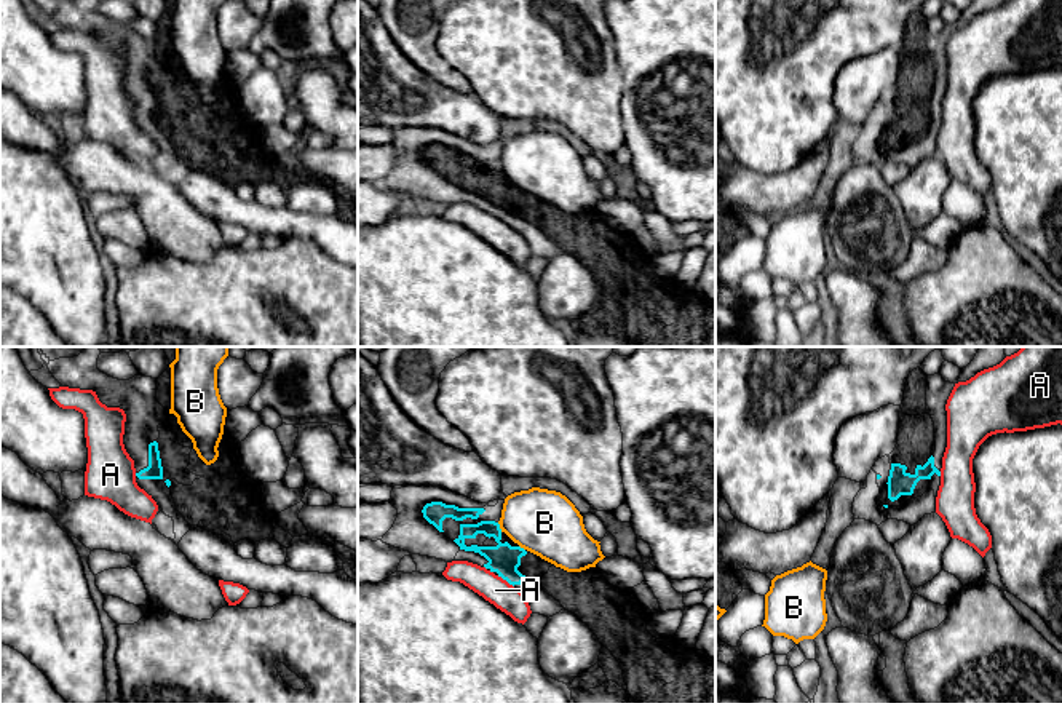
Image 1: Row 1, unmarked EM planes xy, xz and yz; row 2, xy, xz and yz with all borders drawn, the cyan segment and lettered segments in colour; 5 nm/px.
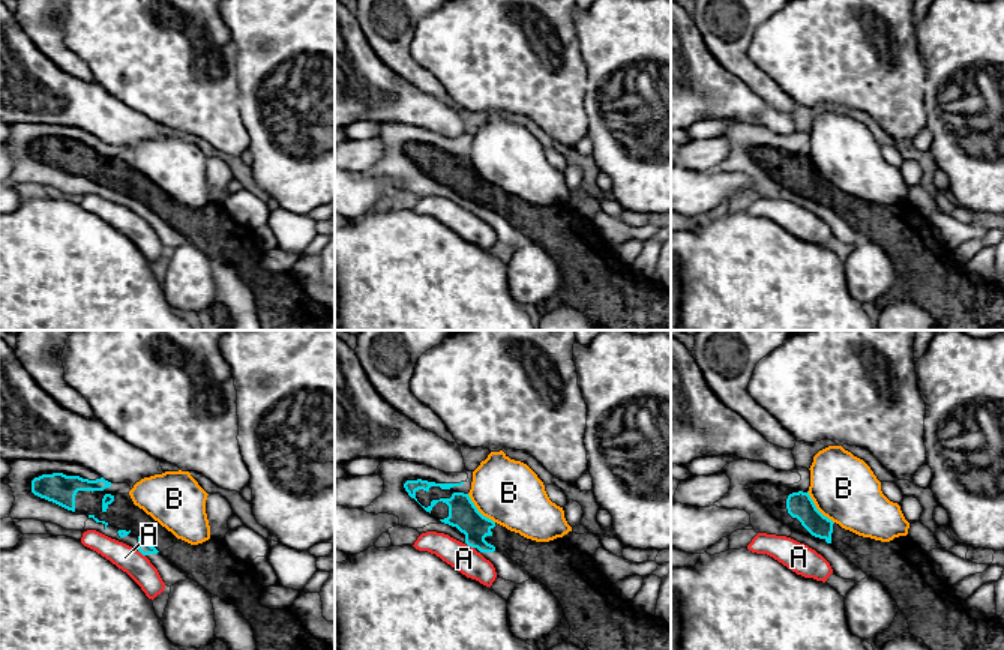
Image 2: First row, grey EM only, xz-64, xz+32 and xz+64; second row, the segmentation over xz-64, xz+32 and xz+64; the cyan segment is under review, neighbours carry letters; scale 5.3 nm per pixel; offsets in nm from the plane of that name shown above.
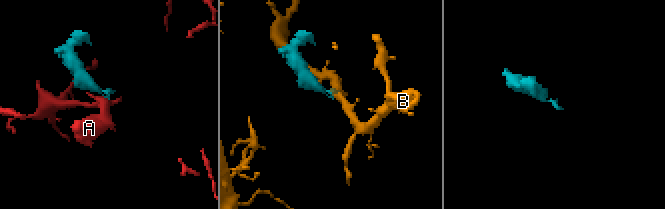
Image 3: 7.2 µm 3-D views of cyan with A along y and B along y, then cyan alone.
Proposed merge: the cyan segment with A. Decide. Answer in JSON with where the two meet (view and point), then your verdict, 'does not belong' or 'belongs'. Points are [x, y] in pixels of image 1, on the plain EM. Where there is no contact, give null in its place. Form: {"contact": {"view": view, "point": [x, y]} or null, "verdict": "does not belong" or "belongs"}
{"contact": {"view": "xz", "point": [505, 221]}, "verdict": "does not belong"}

